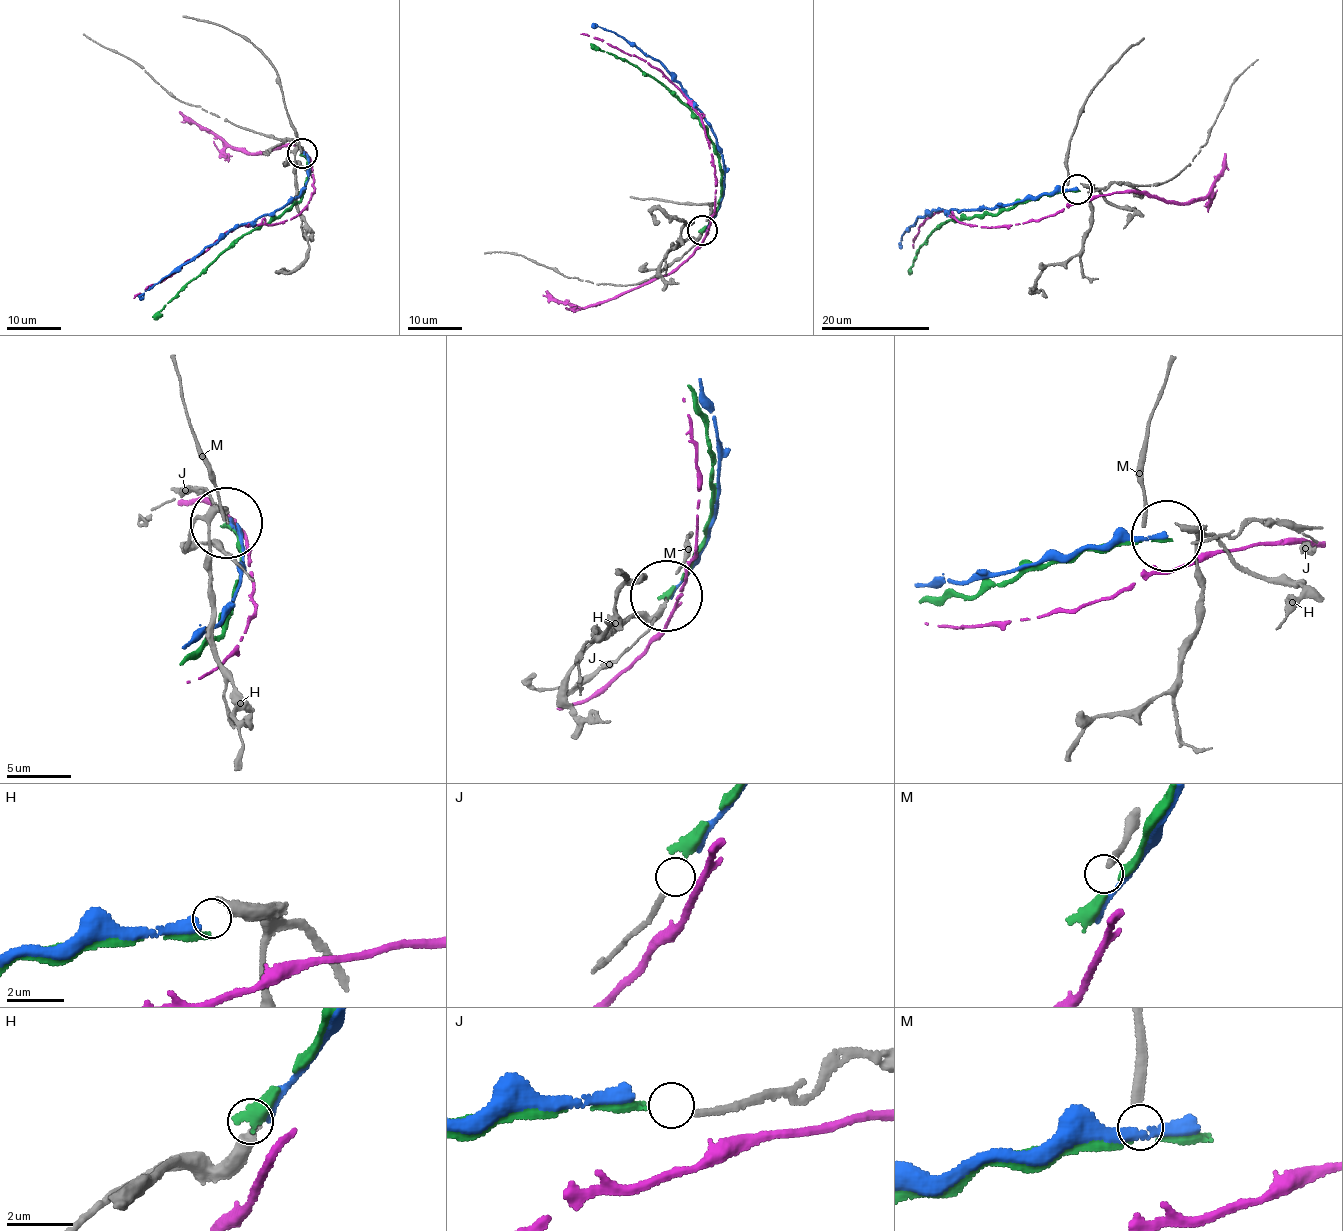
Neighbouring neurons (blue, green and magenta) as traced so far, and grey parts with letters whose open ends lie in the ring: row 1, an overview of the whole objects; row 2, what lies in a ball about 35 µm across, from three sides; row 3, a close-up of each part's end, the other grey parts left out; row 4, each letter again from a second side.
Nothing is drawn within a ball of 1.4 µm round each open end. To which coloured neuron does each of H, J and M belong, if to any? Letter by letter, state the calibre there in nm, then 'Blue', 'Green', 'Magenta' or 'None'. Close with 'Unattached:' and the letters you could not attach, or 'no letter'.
H: Thickness 420 nm. Blue
J: Thickness 200 nm. None
M: Thickness 280 nm. None
Unattached: J, M

